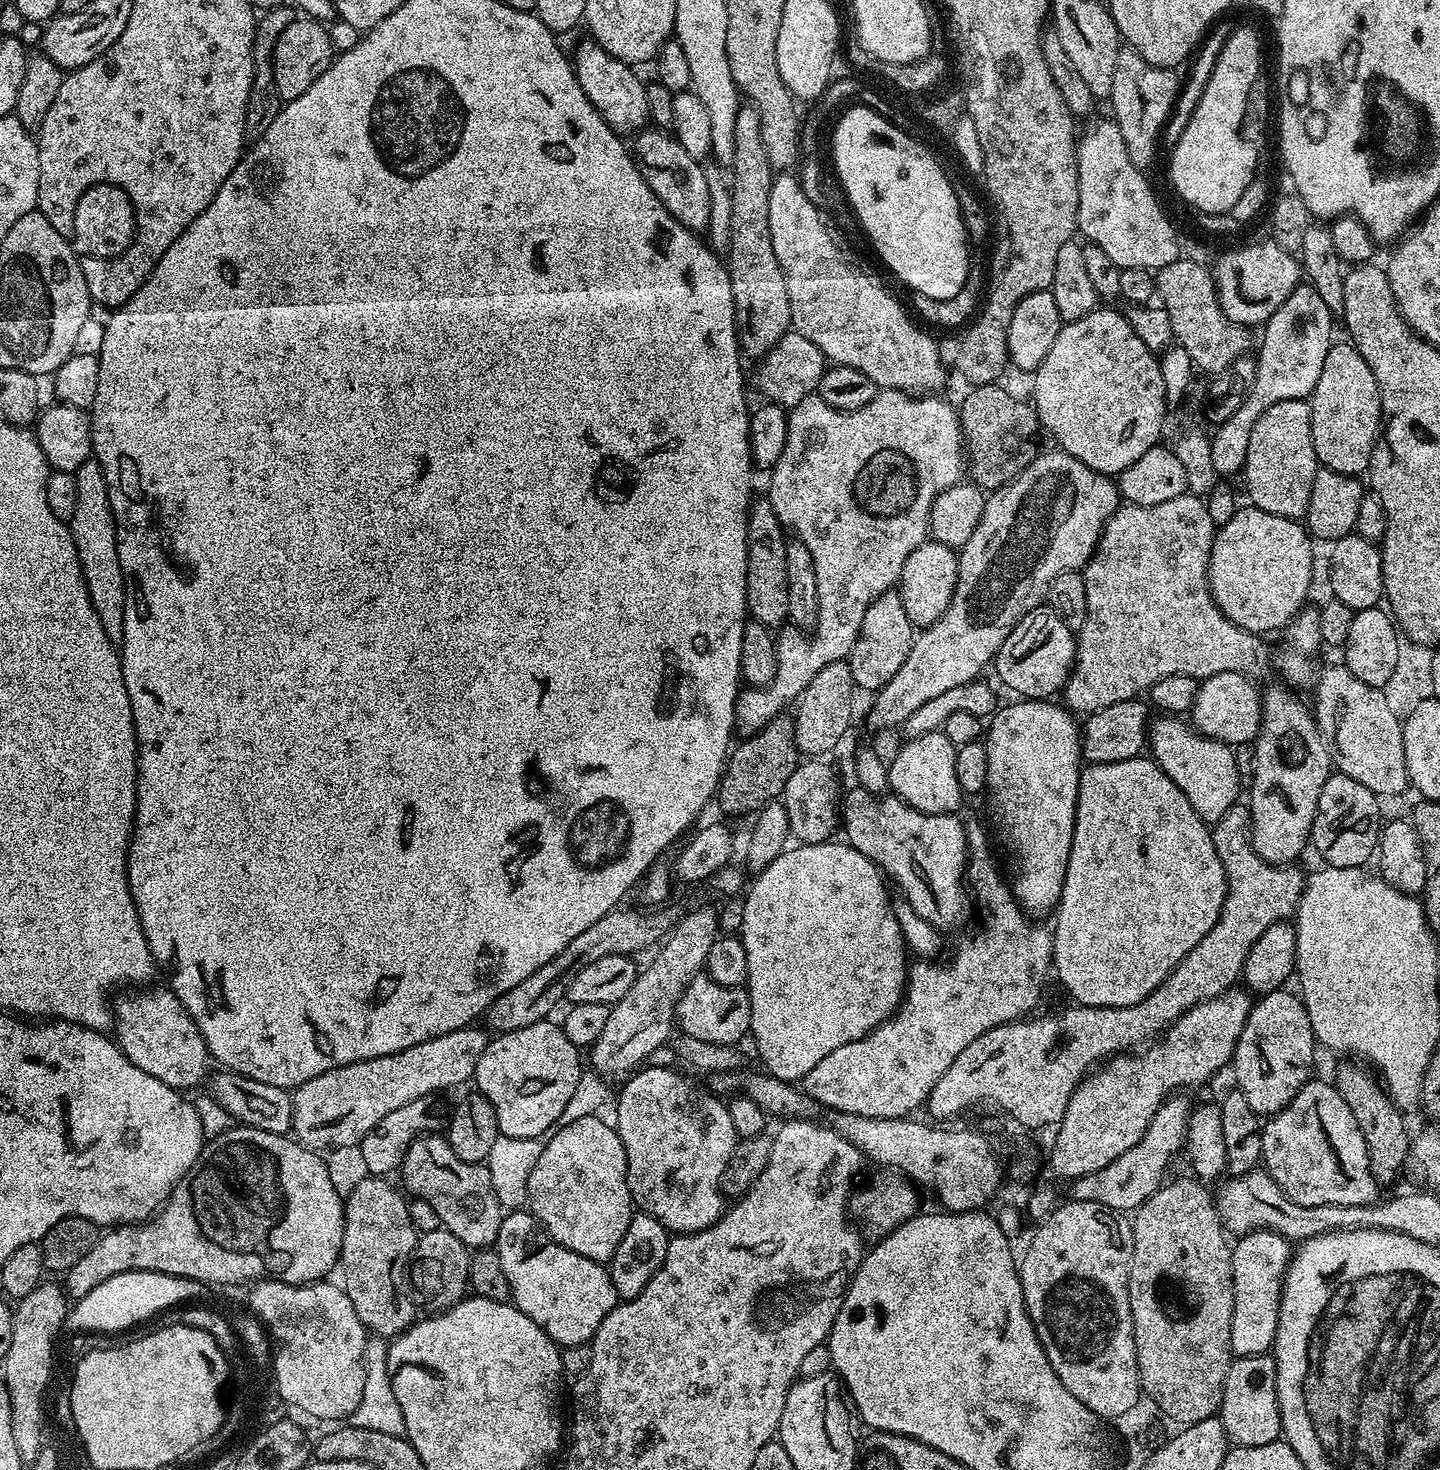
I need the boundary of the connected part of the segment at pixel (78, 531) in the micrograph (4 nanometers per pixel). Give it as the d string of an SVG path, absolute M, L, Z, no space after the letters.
M96 459L87 460L74 473L74 508L72 518L68 520L72 540L78 550L79 562L83 568L84 581L99 621L109 640L116 642L123 637L125 582L124 572L117 556L116 520L110 506L109 490L101 464Z

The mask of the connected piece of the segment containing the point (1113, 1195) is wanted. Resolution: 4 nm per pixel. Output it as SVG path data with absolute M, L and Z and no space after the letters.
M1173 1094L1164 1100L1162 1106L1155 1112L1154 1118L1151 1119L1146 1134L1130 1150L1119 1155L1118 1158L1112 1159L1102 1170L1095 1171L1094 1174L1080 1176L1079 1179L1071 1181L1069 1197L1078 1201L1102 1202L1103 1205L1110 1206L1116 1212L1132 1212L1139 1208L1146 1198L1152 1196L1160 1188L1165 1181L1166 1175L1164 1176L1164 1174L1170 1162L1185 1147L1192 1102L1189 1102L1184 1096L1187 1095Z

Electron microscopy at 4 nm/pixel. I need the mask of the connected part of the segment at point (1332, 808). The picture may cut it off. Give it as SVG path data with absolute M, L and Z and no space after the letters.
M1333 774L1326 778L1326 786L1322 786L1322 794L1318 794L1318 810L1314 814L1311 847L1321 856L1323 863L1329 868L1364 868L1367 860L1373 859L1380 839L1381 801L1362 782L1354 782L1354 778Z

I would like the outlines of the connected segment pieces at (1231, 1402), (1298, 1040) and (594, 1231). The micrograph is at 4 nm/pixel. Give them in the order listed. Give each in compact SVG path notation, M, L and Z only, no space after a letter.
M1271 1354L1238 1356L1228 1367L1218 1419L1237 1447L1262 1446L1281 1439L1276 1360Z
M1288 991L1265 992L1253 1003L1250 1014L1246 1018L1246 1026L1242 1026L1242 1034L1238 1038L1230 1061L1230 1068L1236 1071L1235 1087L1242 1094L1246 1094L1246 1102L1250 1102L1250 1110L1254 1110L1262 1118L1275 1116L1294 1099L1298 1090L1302 1090L1302 1086L1308 1083L1313 1075L1312 1055L1318 1051L1316 1035L1312 1033L1303 999L1295 991L1292 991L1293 993Z
M599 1115L580 1118L570 1126L563 1127L546 1144L529 1174L526 1204L554 1242L566 1246L566 1250L574 1250L574 1254L582 1258L607 1265L614 1250L618 1250L618 1242L622 1242L622 1234L626 1234L626 1226L630 1226L634 1205L628 1185L628 1163L622 1138L609 1121L607 1124L600 1119Z

